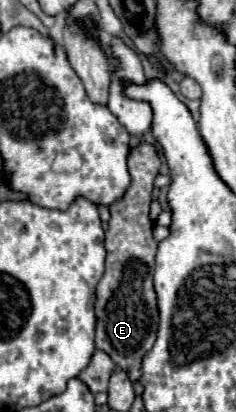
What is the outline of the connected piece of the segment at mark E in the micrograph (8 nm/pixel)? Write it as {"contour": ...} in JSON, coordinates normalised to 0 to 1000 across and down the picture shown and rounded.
{"contour":[[[593,350],[551,364],[542,417],[559,447],[492,495],[466,495],[466,539],[449,558],[449,660],[407,699],[407,845],[441,850],[483,883],[542,908],[559,927],[593,917],[602,864],[644,845],[669,801],[669,748],[644,694],[653,621],[669,592],[644,583],[644,539],[627,529],[644,490],[644,447],[678,408],[661,359]]]}

